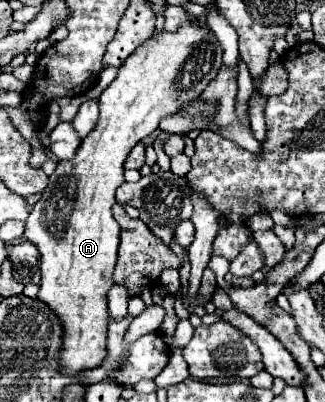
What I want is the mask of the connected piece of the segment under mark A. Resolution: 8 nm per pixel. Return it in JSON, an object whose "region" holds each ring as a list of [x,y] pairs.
{"region":[[[186,20],[176,32],[158,32],[146,40],[130,58],[118,68],[118,76],[100,96],[100,118],[94,130],[82,140],[72,160],[58,162],[58,168],[50,176],[40,202],[34,204],[26,220],[26,238],[40,250],[40,292],[38,300],[54,310],[58,316],[64,336],[58,370],[66,376],[76,376],[82,370],[102,366],[106,358],[106,328],[108,328],[108,292],[114,284],[112,272],[116,266],[116,252],[120,240],[120,226],[112,216],[114,192],[124,182],[124,160],[130,150],[146,136],[158,130],[158,122],[164,116],[176,114],[182,104],[198,98],[208,82],[218,74],[222,66],[222,46],[208,26],[194,20]]]}

